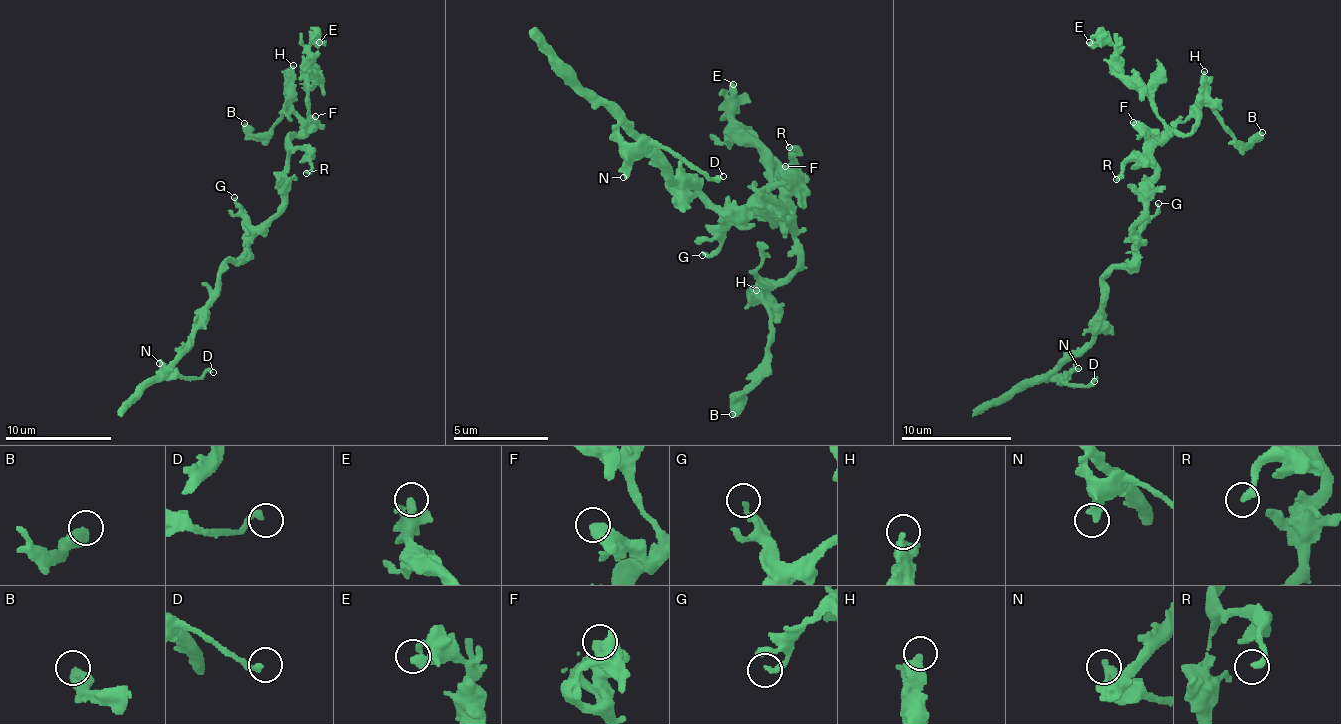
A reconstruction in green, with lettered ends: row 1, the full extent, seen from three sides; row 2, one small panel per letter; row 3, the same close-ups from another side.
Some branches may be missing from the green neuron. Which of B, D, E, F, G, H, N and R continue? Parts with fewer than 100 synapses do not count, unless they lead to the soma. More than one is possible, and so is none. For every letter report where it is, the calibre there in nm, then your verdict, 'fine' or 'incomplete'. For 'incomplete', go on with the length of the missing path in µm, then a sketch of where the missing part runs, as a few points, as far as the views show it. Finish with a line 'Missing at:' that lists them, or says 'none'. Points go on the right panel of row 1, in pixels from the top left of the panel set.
B: at (1262, 132); 550 nm thick; fine
D: at (1094, 381); 240 nm thick; fine
E: at (1089, 42); 320 nm thick; fine
F: at (1133, 122); 480 nm thick; fine
G: at (1158, 203); 240 nm thick; fine
H: at (1204, 71); 400 nm thick; fine
N: at (1078, 368); 380 nm thick; fine
R: at (1116, 179); 320 nm thick; fine
Missing at: none

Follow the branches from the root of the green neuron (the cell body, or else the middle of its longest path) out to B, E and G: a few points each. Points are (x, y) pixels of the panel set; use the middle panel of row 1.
B: (745, 211), (769, 199), (778, 212), (765, 217), (796, 238), (796, 262), (766, 288), (775, 337), (732, 414)
E: (745, 211), (769, 199), (778, 212), (763, 210), (765, 217), (787, 223), (758, 153), (732, 137), (733, 84)
G: (745, 211), (739, 210), (721, 242), (702, 255)

